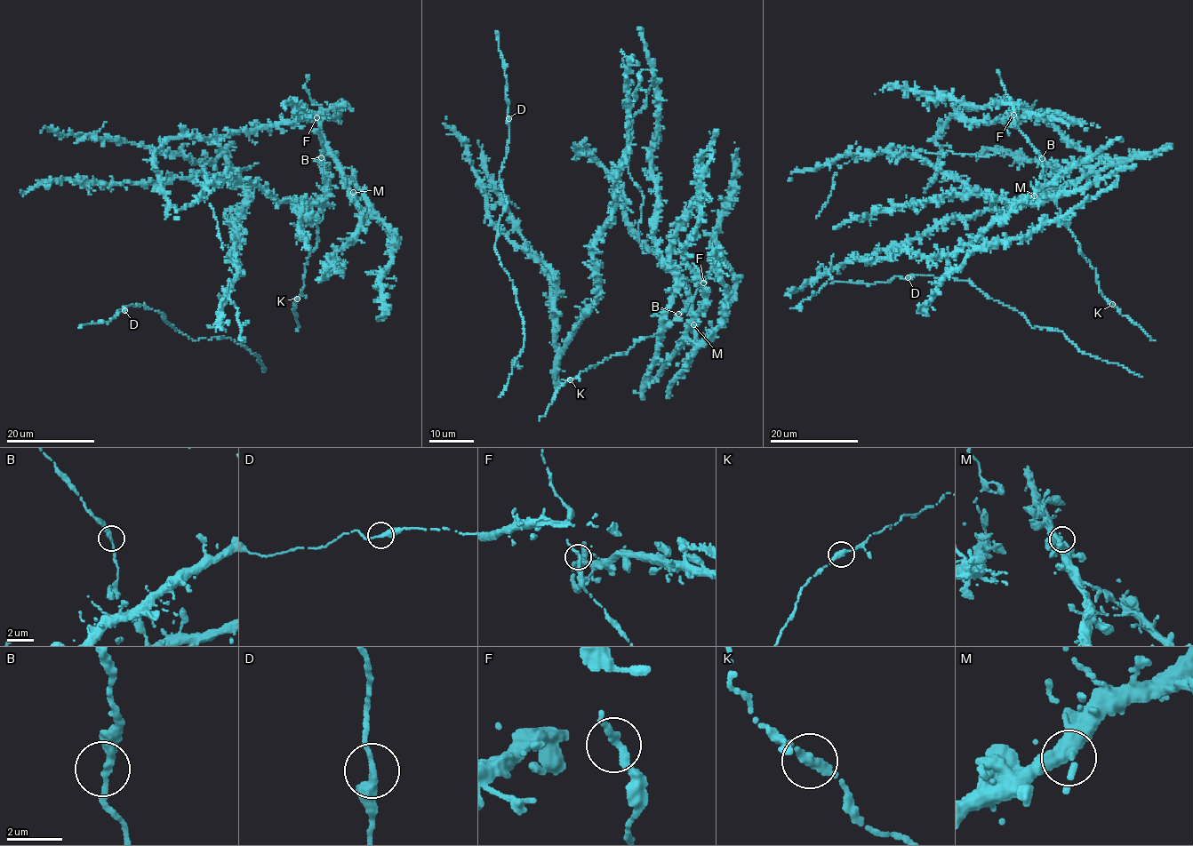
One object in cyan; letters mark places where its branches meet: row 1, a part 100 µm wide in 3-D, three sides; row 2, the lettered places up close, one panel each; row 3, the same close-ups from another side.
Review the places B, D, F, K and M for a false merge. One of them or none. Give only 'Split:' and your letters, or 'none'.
Split: none

